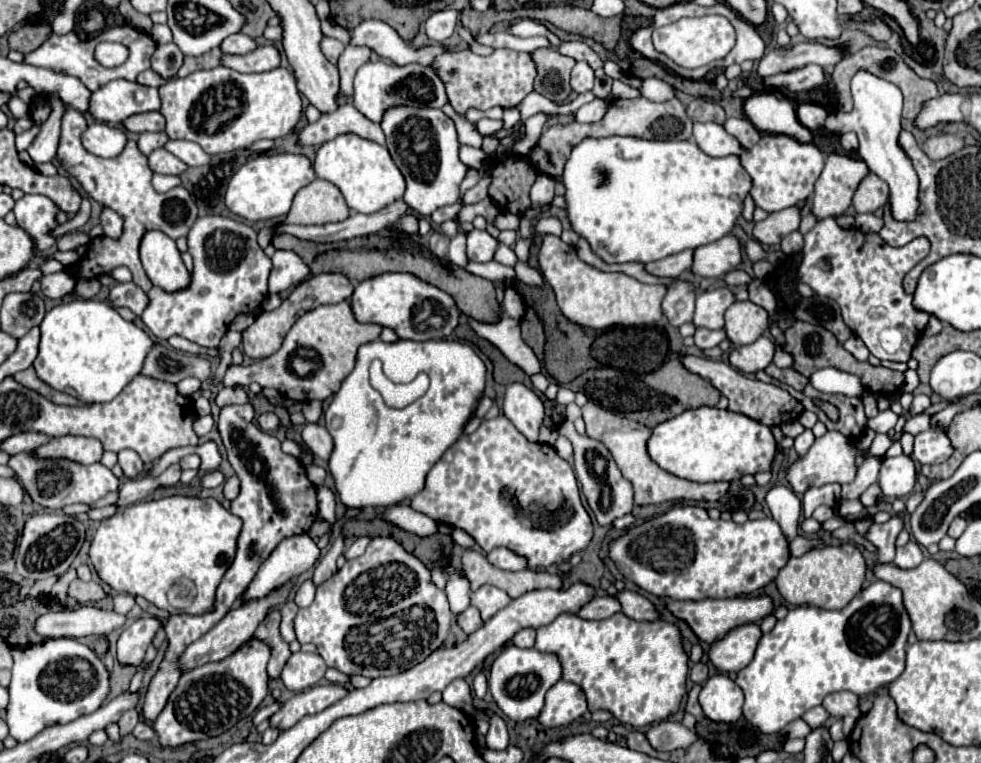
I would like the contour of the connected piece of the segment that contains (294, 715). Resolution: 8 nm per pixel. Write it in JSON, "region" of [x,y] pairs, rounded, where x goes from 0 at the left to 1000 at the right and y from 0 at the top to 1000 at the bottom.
{"region":[[[326,896],[320,902],[308,904],[306,910],[300,910],[296,917],[292,917],[285,925],[285,931],[275,938],[275,952],[290,959],[298,954],[306,941],[332,931],[340,920],[349,917],[353,910],[355,907],[345,896]]]}

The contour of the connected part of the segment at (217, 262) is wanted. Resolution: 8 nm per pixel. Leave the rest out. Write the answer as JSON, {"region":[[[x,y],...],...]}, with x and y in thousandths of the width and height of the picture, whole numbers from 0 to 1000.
{"region":[[[228,283],[202,286],[192,304],[192,330],[198,341],[194,372],[188,380],[179,380],[179,385],[155,375],[151,401],[143,417],[163,448],[179,438],[204,453],[220,456],[243,412],[257,412],[267,401],[277,341],[263,322],[257,296]]]}

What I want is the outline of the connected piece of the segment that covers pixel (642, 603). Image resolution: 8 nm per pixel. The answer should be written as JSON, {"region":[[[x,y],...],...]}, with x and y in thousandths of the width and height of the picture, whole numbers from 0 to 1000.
{"region":[[[634,773],[630,779],[630,786],[634,792],[634,802],[638,802],[638,807],[642,807],[644,813],[671,813],[673,810],[669,794],[650,776]]]}

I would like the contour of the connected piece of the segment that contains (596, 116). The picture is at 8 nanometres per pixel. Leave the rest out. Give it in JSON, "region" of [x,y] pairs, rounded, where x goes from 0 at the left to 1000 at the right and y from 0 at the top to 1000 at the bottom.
{"region":[[[606,128],[603,134],[595,136],[593,142],[589,142],[589,144],[585,147],[585,157],[587,157],[587,160],[610,160],[610,157],[614,157],[614,152],[618,149],[618,144],[620,144],[620,136],[618,136],[616,131]]]}

